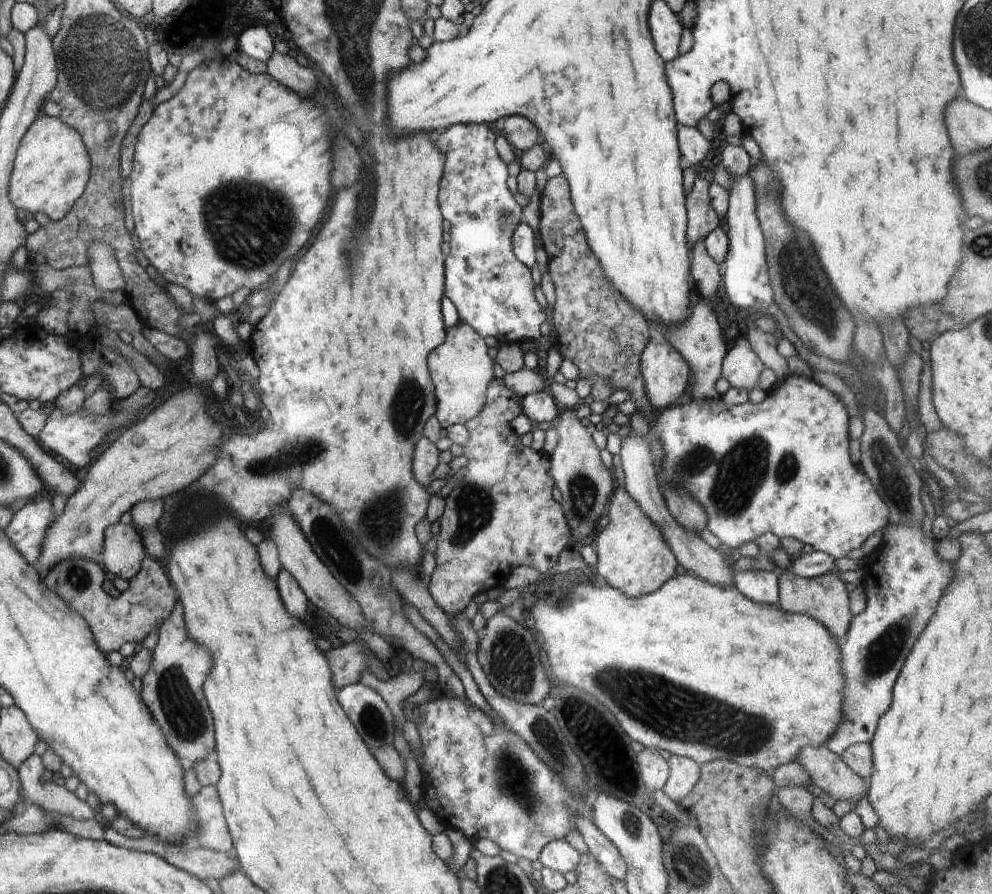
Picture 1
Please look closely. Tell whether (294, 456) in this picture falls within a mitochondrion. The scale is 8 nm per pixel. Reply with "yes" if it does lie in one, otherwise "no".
yes

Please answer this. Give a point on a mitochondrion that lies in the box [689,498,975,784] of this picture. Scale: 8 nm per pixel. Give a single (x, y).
(883, 652)

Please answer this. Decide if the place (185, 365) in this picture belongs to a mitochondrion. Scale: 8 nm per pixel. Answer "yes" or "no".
yes

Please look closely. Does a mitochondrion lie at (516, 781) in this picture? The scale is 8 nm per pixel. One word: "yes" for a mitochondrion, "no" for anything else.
yes

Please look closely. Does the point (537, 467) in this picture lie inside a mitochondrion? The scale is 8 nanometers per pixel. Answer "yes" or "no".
no

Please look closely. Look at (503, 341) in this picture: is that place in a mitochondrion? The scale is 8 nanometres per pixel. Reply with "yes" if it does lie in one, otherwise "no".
no

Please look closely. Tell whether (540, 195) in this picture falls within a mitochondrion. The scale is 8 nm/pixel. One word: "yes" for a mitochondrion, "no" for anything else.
no

